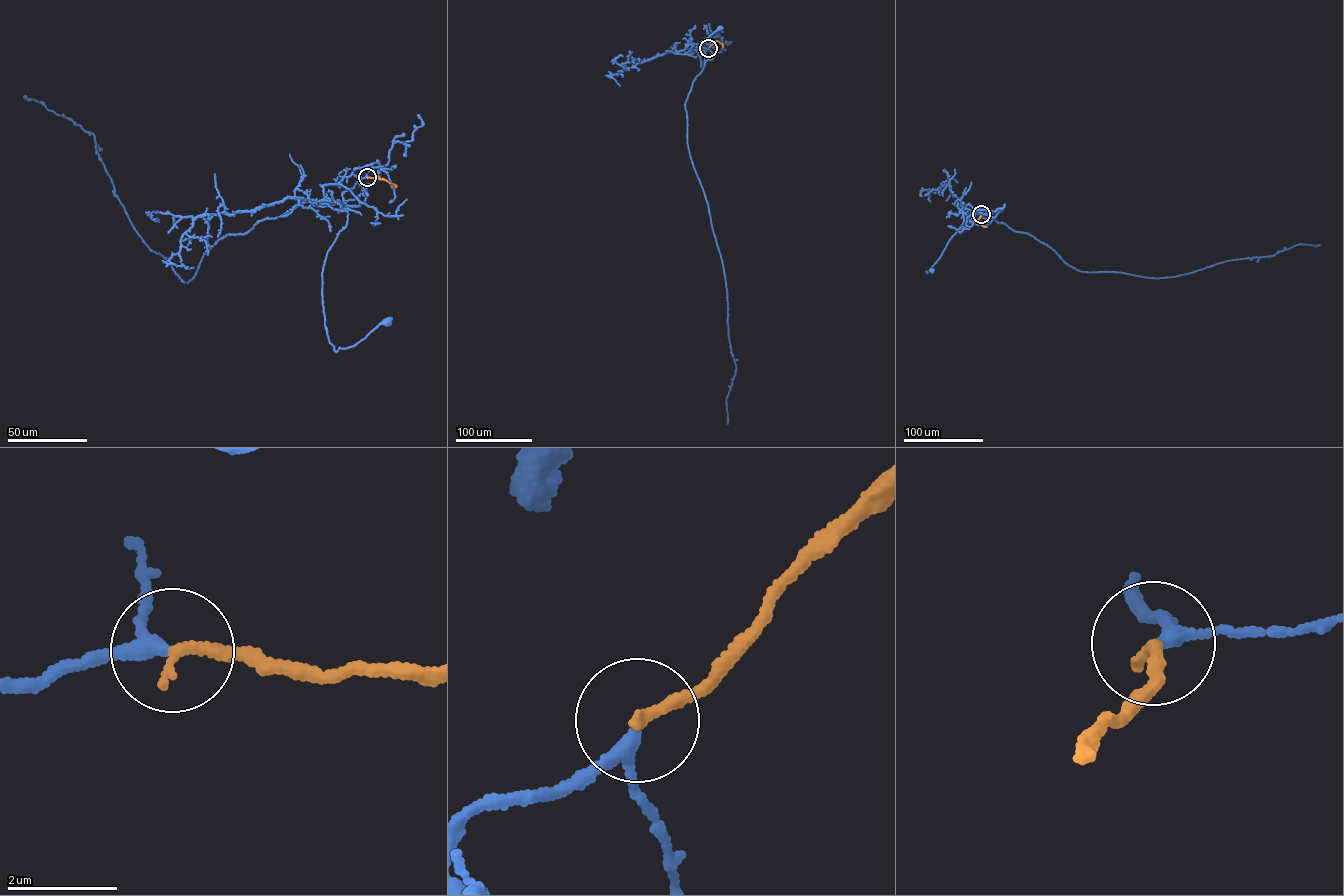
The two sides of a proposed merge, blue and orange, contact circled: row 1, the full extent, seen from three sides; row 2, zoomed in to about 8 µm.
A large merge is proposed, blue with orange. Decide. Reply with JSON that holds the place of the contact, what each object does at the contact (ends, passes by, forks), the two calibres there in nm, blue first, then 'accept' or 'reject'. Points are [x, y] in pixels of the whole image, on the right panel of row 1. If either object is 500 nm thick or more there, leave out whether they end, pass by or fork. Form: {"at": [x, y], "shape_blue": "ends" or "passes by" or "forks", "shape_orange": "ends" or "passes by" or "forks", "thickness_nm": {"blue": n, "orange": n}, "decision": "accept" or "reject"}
{"at": [981, 214], "shape_blue": "passes by", "shape_orange": "ends", "thickness_nm": {"blue": 220, "orange": 240}, "decision": "accept"}

